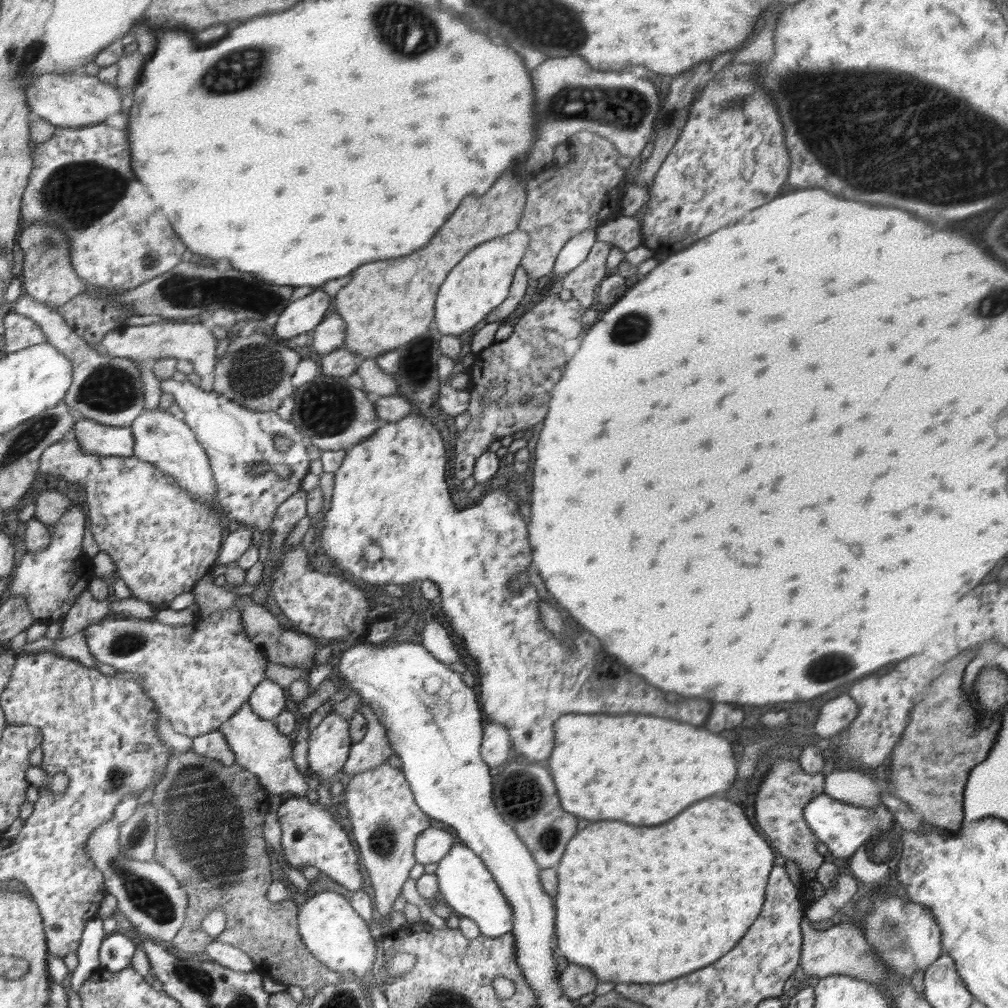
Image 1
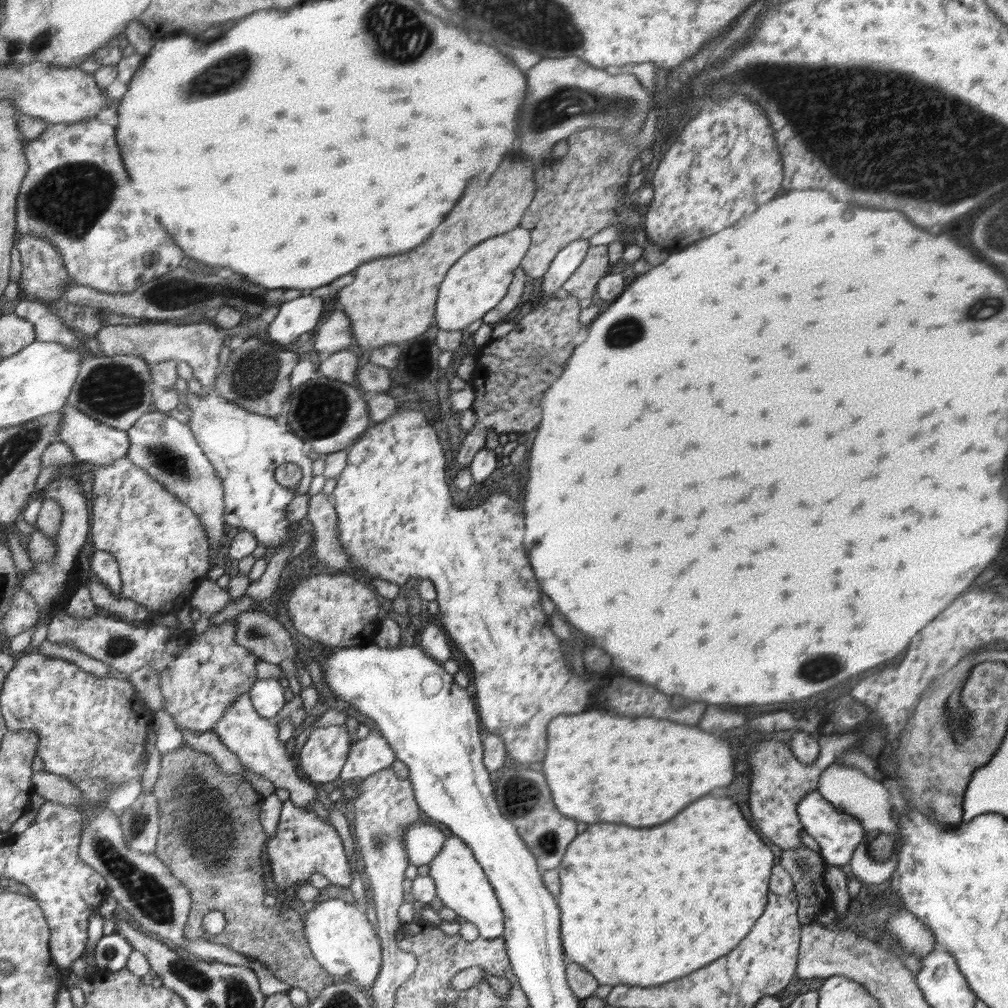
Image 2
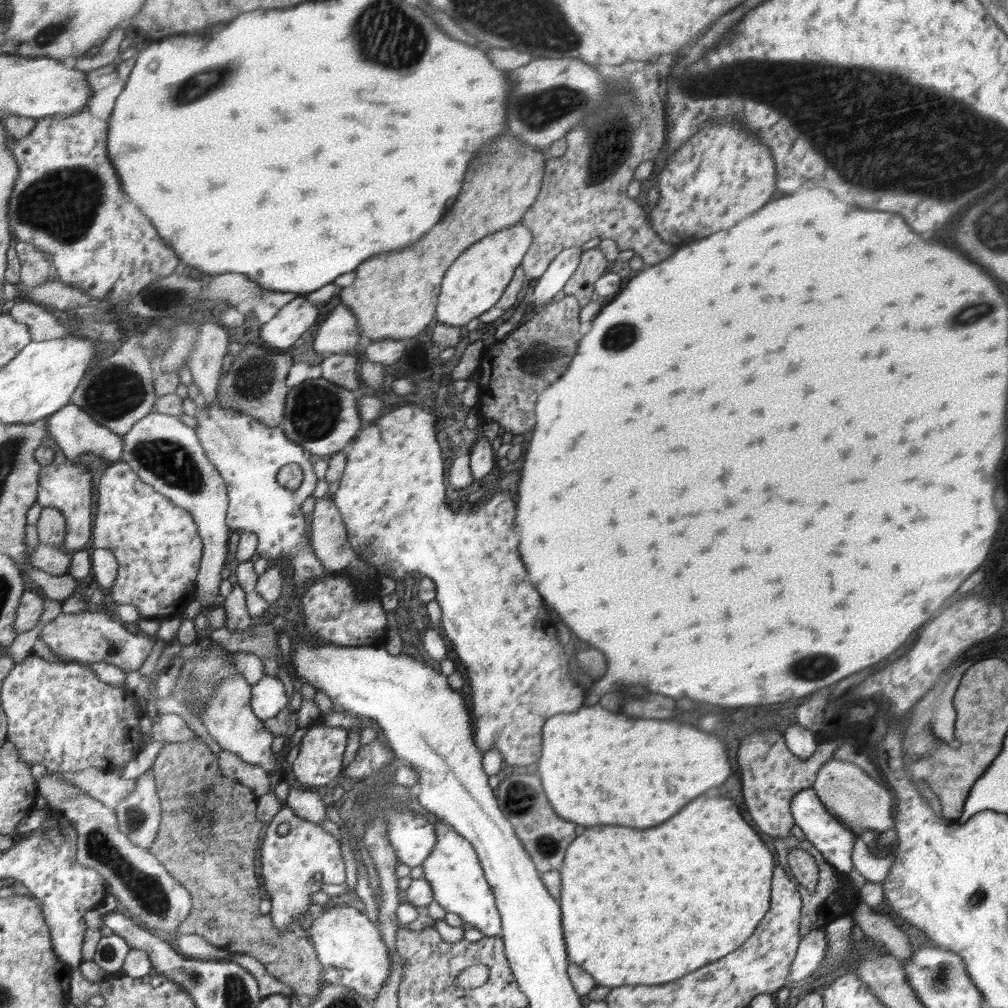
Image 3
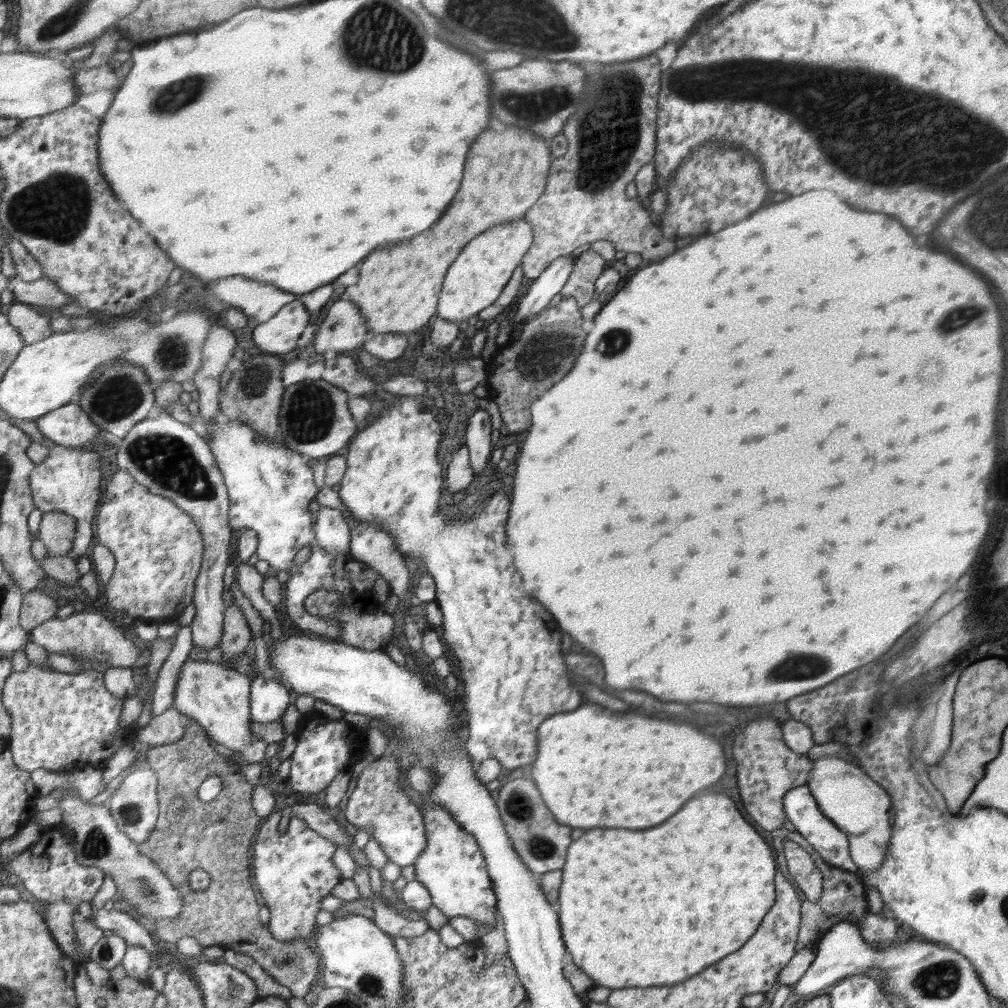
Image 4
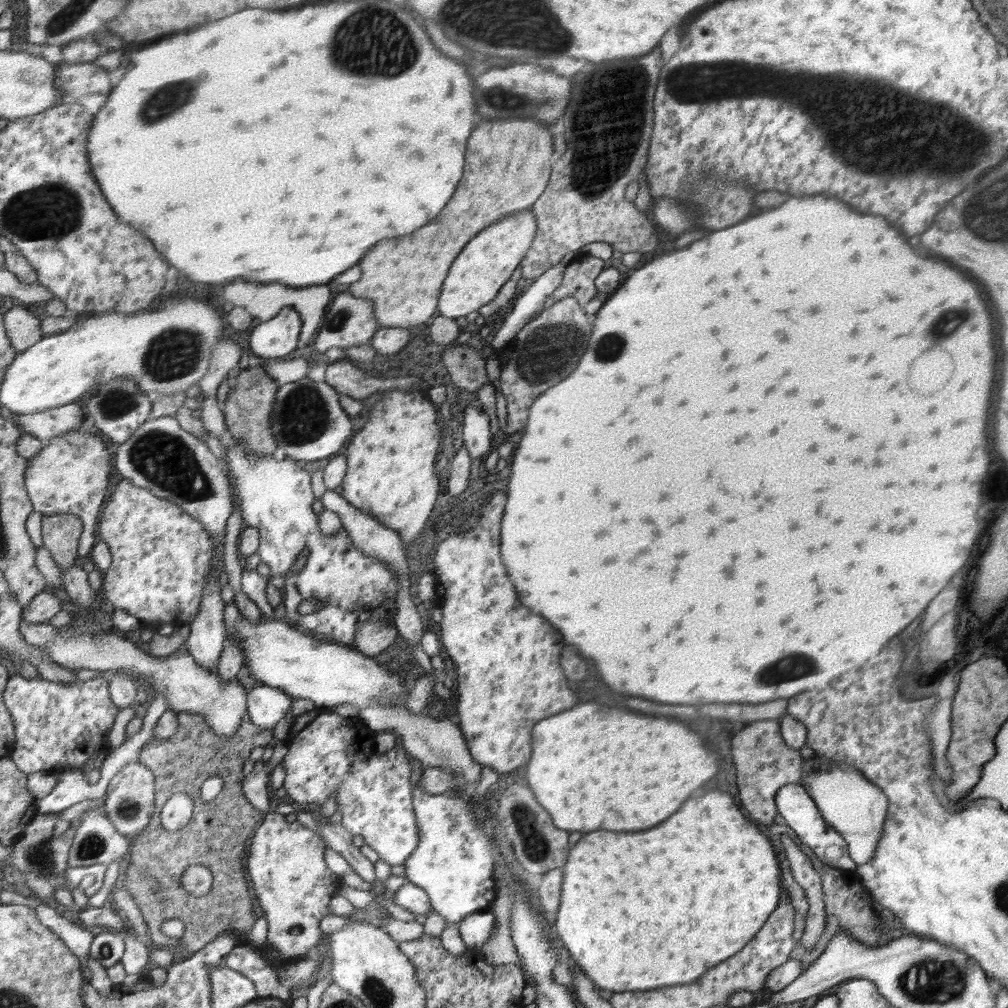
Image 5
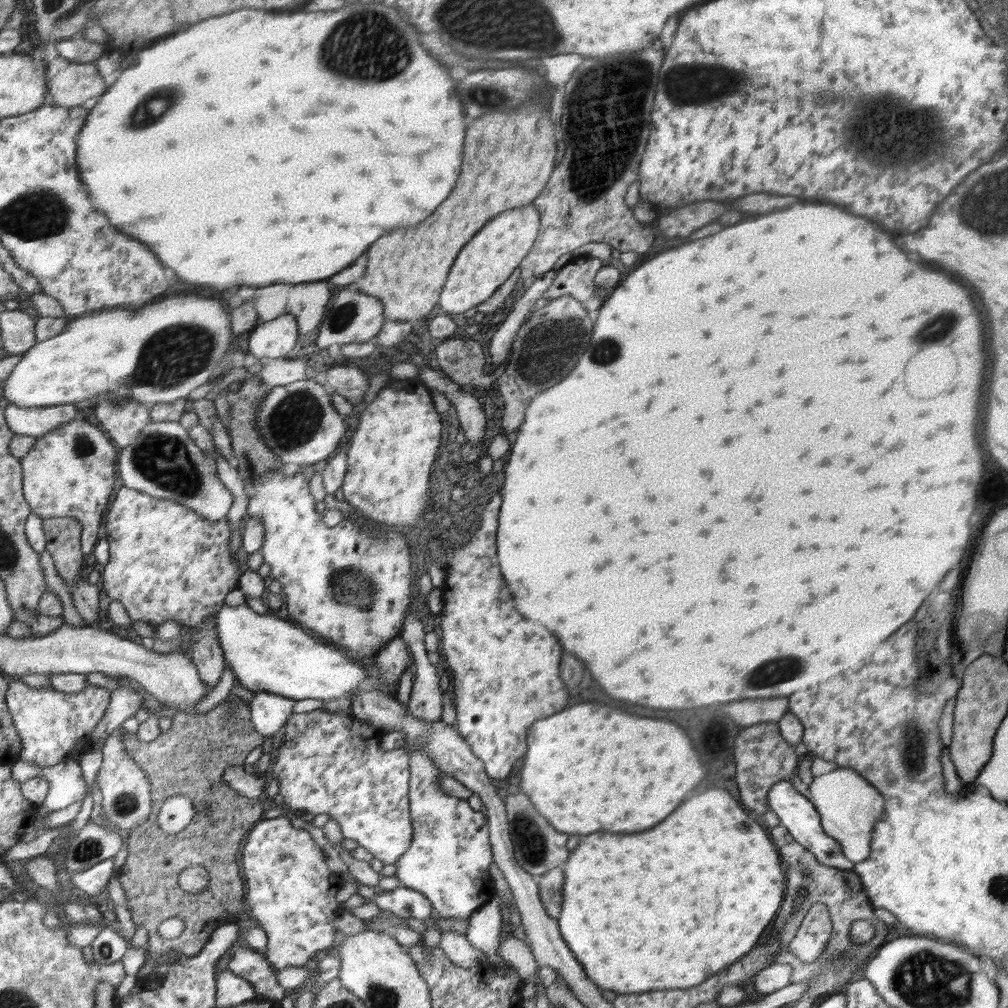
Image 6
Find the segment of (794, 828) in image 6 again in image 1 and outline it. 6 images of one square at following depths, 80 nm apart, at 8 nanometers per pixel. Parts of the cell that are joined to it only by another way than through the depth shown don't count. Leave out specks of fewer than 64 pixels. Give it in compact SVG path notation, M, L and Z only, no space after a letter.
M826 794L814 798L803 808L803 819L810 830L817 836L822 844L826 844L827 857L851 858L851 856L870 840L876 832L886 831L896 823L894 815L888 810L887 802L875 806L875 808L862 808L847 802L840 802Z

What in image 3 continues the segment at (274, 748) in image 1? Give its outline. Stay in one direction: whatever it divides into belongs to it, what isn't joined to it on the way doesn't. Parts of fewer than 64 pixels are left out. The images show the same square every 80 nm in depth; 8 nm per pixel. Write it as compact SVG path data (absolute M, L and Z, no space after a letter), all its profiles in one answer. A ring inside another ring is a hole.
M241 674L230 677L220 688L216 688L216 694L212 694L212 700L207 702L202 723L223 750L237 754L244 762L265 768L266 772L274 772L278 770L278 762L274 762L274 754L270 752L274 734L268 731L265 722L256 716L251 701L249 682ZM290 789L290 794L286 801L300 818L310 819L312 822L321 822L327 818L325 799L322 792L316 790L296 790Z

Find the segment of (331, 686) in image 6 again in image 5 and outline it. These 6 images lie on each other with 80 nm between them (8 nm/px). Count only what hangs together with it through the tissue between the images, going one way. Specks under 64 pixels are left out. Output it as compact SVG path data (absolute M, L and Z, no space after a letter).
M234 602L228 603L224 610L224 627L227 634L235 632L241 638L241 648L244 651L244 666L248 668L254 682L258 685L275 687L296 699L308 699L314 702L316 707L328 709L337 704L348 703L356 706L357 710L364 710L368 705L386 703L389 705L402 705L409 710L408 698L411 691L406 688L402 672L392 673L380 662L375 662L372 656L340 643L326 643L321 637L310 637L302 631L290 627L286 623L276 619L261 620L256 624L244 619Z

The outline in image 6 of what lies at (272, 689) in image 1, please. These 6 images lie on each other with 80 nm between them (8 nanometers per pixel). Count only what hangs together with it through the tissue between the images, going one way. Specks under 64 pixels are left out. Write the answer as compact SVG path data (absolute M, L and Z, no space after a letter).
M260 691L254 694L254 698L250 703L248 702L248 705L252 707L251 716L255 730L267 738L276 734L286 720L290 720L294 700Z

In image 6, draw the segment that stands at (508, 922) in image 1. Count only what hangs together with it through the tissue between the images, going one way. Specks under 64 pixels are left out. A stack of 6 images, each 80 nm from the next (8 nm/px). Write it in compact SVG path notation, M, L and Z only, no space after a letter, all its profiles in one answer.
M408 743L405 748L409 752L408 801L414 837L408 850L395 862L395 876L401 886L421 892L430 901L435 915L468 919L497 894L488 872L492 852L486 818L482 812L474 812L468 800L444 794L438 786L441 770L426 751L421 751L420 745Z

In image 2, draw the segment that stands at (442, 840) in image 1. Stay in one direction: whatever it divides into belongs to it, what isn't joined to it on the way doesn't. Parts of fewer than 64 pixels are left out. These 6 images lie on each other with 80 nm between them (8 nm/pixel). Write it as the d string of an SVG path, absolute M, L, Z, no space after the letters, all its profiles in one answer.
M416 821L403 834L404 848L410 864L422 866L433 861L446 845L446 834L432 824Z

